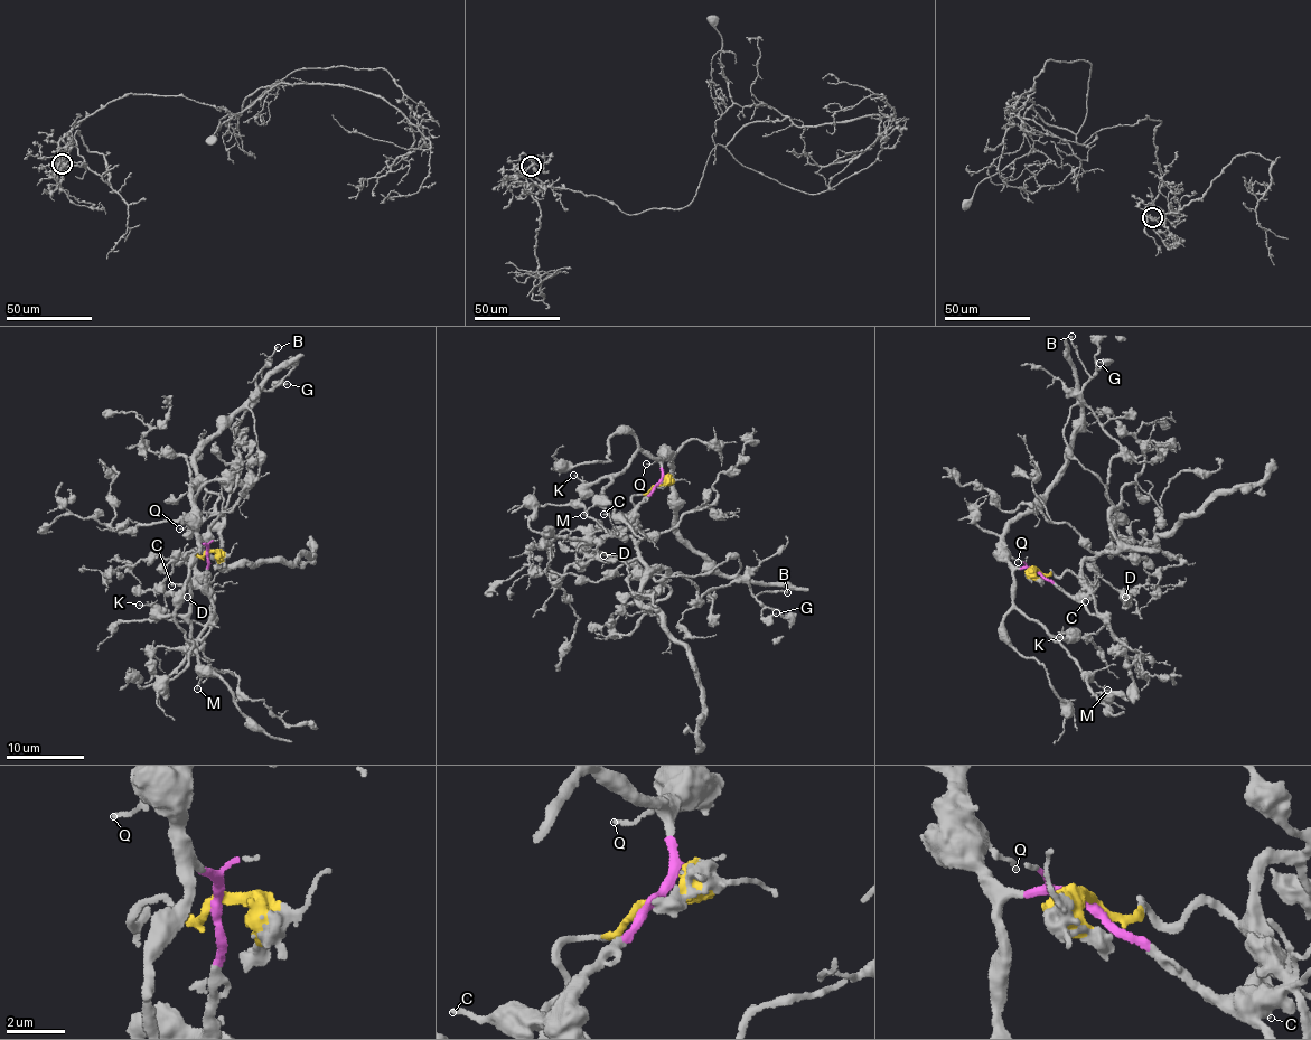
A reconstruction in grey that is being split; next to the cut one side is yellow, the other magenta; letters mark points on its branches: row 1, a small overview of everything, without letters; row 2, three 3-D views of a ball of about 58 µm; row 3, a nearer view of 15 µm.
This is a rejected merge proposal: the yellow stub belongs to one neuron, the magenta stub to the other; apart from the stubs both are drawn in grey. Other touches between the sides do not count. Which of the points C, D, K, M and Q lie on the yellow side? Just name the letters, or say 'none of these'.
D

